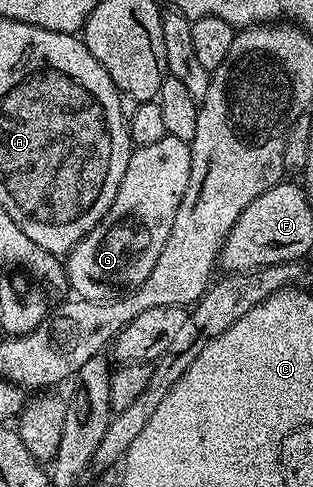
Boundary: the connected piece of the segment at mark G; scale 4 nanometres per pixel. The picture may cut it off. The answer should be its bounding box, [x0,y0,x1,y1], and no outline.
[65,135,191,300]

